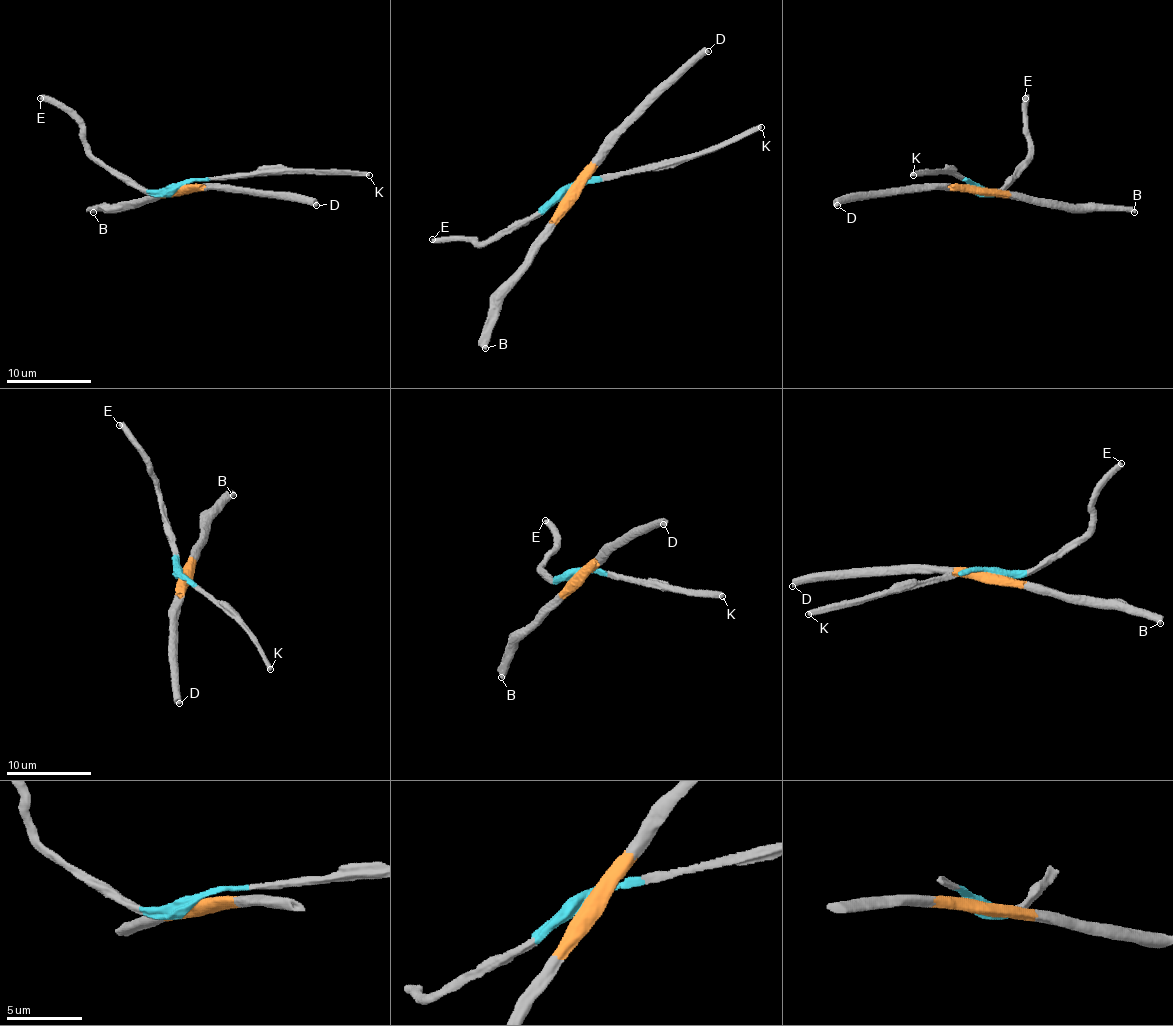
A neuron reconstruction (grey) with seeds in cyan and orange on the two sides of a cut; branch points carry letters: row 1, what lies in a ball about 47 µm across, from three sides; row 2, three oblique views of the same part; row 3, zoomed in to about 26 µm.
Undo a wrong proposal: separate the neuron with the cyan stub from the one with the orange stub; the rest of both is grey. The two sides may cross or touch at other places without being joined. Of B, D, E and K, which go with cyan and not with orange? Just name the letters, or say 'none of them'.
E, K

